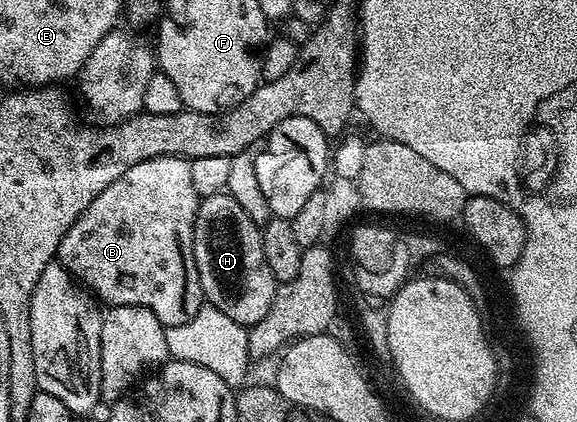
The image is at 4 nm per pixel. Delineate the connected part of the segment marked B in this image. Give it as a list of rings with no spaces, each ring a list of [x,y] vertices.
[[[160,156],[144,160],[128,168],[120,180],[108,184],[108,188],[104,188],[104,192],[88,204],[76,224],[68,228],[58,249],[57,261],[103,303],[106,301],[110,306],[143,306],[152,311],[156,320],[160,320],[165,327],[190,322],[204,305],[194,255],[194,221],[199,201],[196,188],[192,188],[190,159]]]

